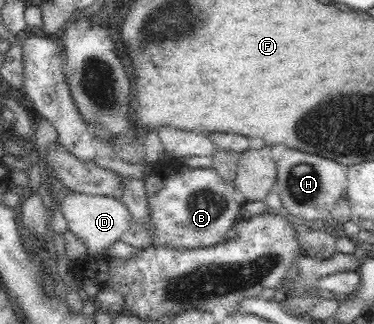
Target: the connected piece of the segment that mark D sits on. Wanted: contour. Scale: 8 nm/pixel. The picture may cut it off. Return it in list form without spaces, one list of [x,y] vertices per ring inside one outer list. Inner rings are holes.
[[[70,191],[61,199],[62,214],[68,222],[68,230],[86,245],[86,258],[102,259],[110,256],[110,247],[121,241],[122,235],[130,230],[131,214],[124,202],[115,197],[86,195]]]

